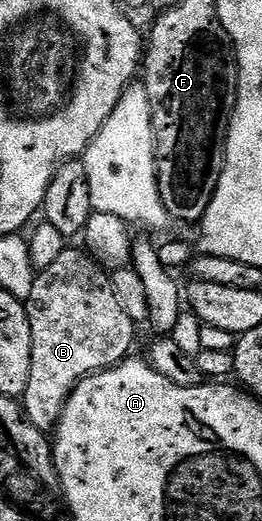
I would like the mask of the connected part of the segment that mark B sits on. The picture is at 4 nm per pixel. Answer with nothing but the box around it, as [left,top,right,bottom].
[23,247,135,434]

